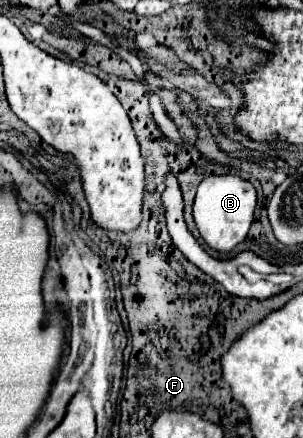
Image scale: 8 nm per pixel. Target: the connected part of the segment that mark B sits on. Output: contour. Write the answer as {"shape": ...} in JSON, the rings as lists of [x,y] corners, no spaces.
{"shape":[[[210,175],[198,185],[194,199],[194,223],[206,245],[218,253],[230,253],[246,239],[254,219],[254,207],[256,189],[248,181],[240,179],[238,175]]]}

